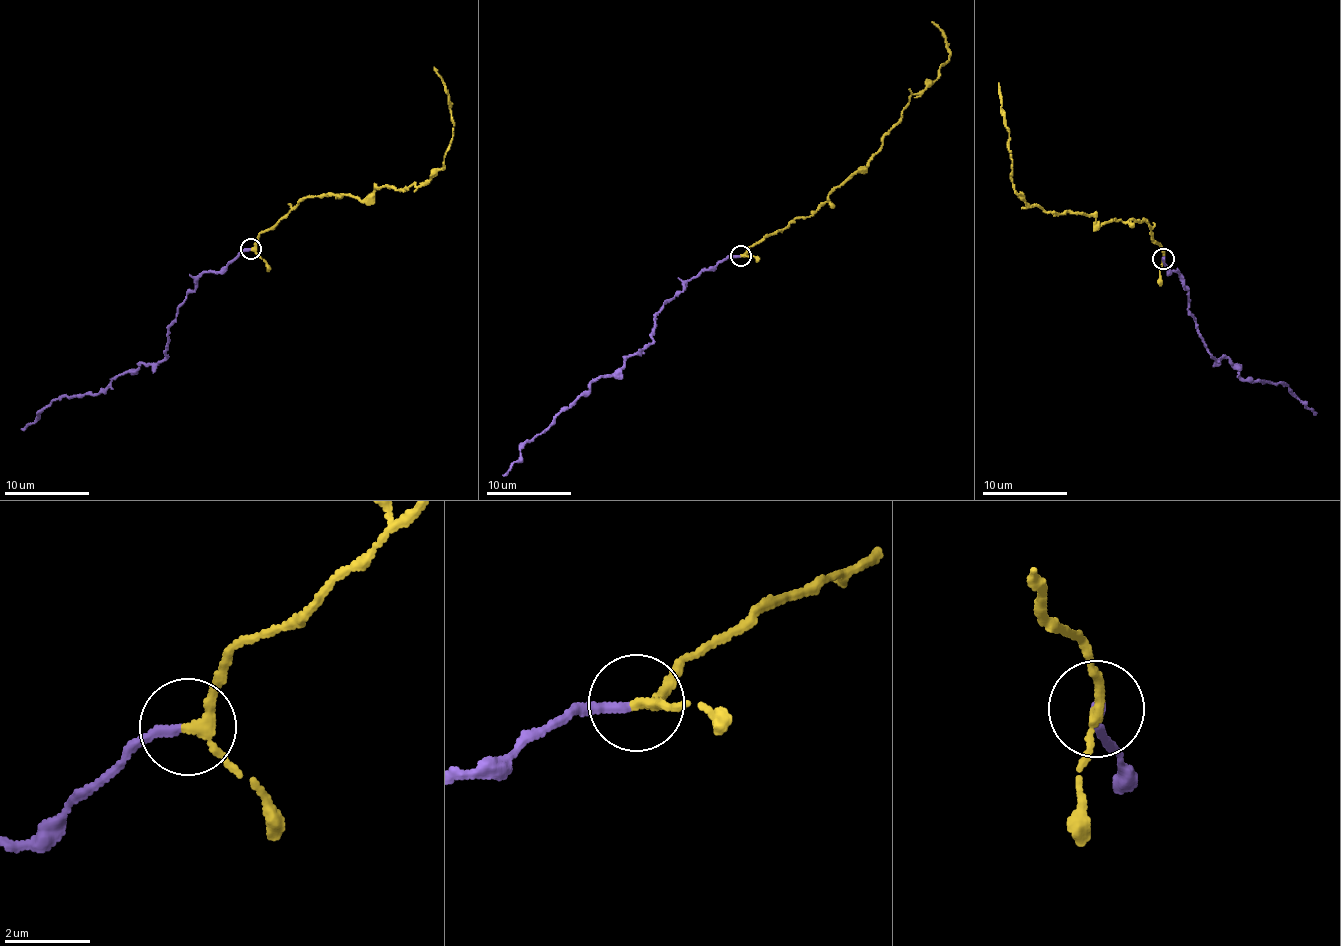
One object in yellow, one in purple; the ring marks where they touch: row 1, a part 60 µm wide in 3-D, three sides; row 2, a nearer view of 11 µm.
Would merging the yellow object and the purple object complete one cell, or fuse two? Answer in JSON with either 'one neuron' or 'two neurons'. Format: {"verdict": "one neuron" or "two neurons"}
{"verdict": "one neuron"}

